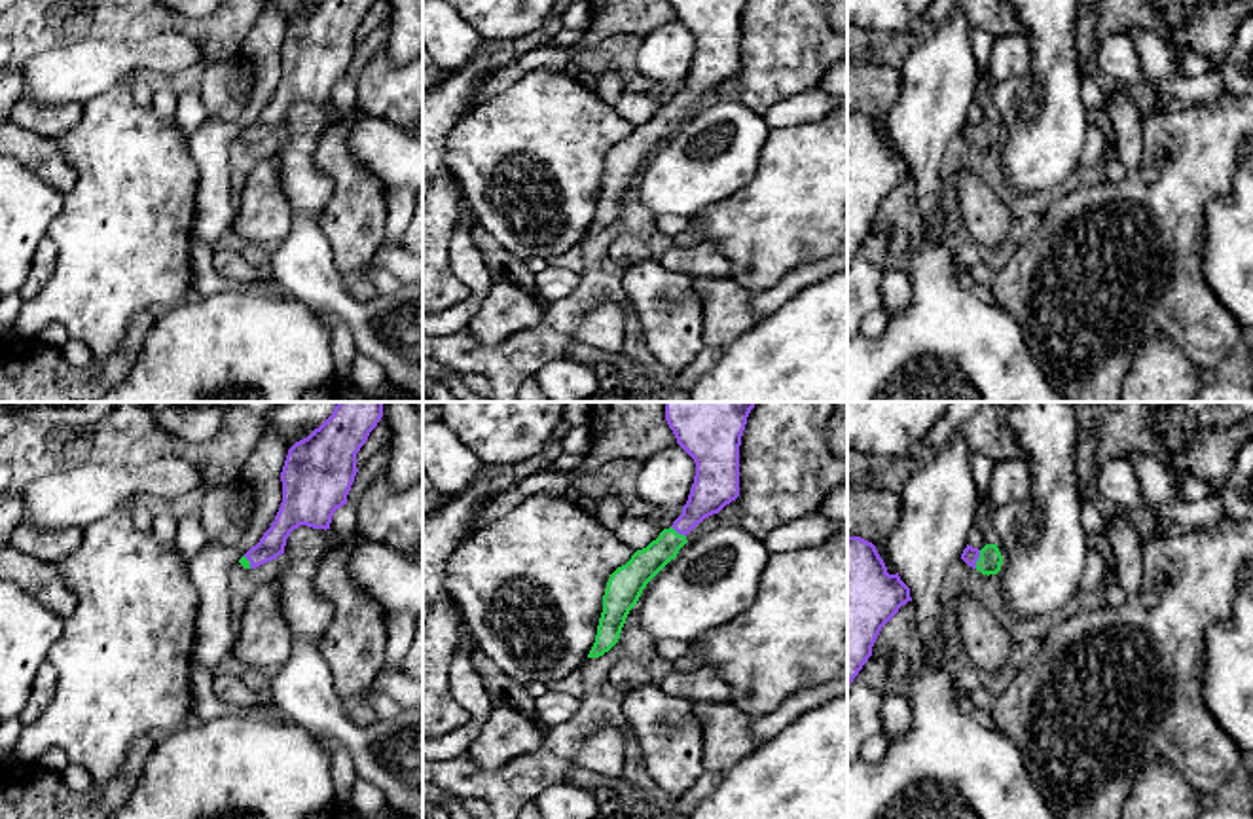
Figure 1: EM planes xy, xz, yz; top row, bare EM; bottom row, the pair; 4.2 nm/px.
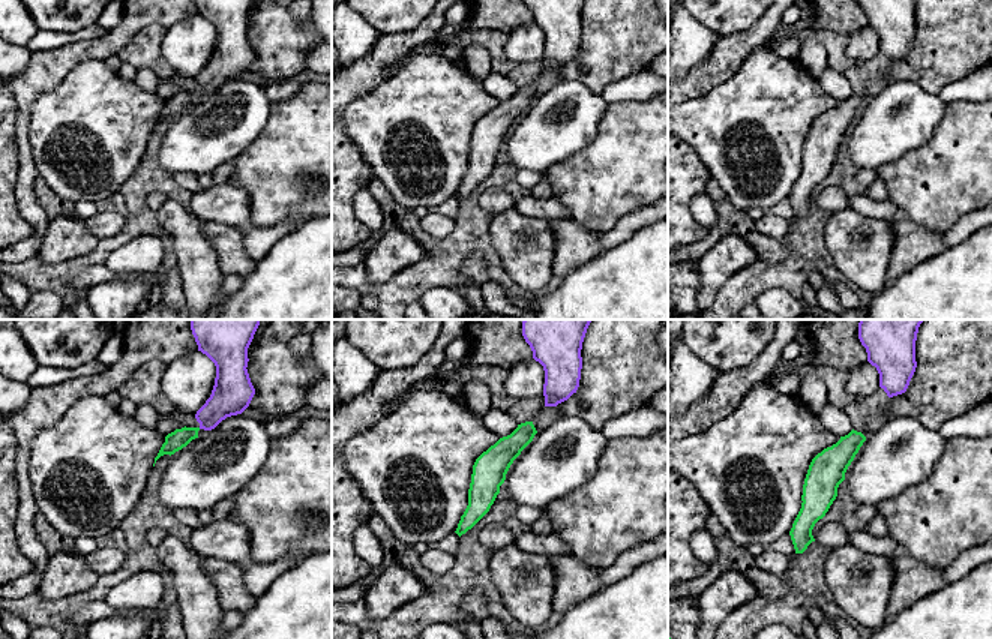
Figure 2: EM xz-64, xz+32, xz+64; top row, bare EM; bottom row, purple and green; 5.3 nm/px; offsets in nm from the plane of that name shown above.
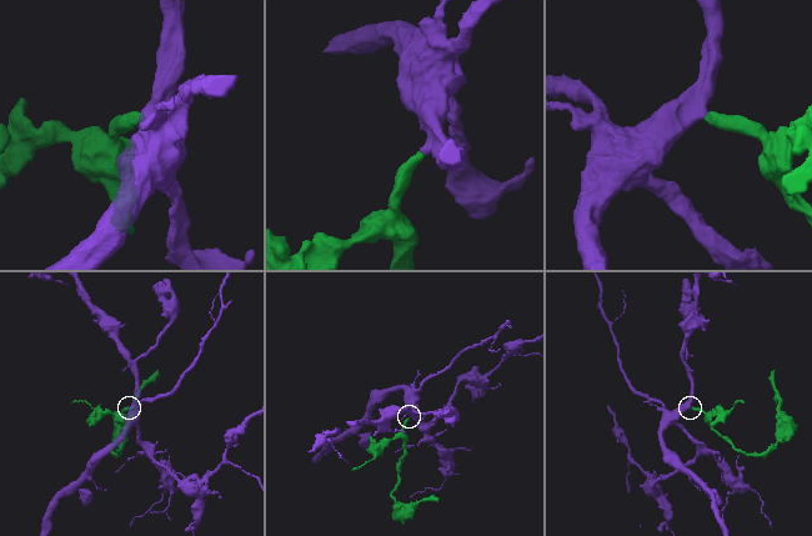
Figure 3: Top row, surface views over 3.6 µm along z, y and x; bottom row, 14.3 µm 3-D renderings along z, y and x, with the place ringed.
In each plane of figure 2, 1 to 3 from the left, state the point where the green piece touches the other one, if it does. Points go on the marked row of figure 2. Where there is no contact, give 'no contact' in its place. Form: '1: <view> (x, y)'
1: no contact
2: no contact
3: no contact

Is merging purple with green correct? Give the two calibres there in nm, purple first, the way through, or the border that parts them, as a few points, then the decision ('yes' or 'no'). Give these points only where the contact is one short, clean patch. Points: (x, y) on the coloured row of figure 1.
70/100 nm | across yz (969, 556), (977, 560), (990, 560) | yes

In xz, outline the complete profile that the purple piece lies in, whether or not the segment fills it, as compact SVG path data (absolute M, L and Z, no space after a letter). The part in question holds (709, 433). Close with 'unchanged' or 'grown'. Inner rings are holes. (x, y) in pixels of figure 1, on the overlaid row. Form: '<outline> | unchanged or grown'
M665 402L665 421L677 444L696 463L694 483L673 525L610 574L588 658L599 658L618 643L629 610L646 584L677 557L688 542L686 535L739 497L739 446L754 404Z | grown

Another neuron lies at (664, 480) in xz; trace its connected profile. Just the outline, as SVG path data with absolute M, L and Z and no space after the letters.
M677 444L641 463L637 491L654 508L684 506L694 476L694 459Z

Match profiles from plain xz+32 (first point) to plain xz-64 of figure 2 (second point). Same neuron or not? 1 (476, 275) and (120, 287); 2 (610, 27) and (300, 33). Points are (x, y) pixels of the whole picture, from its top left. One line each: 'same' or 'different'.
1: different
2: same

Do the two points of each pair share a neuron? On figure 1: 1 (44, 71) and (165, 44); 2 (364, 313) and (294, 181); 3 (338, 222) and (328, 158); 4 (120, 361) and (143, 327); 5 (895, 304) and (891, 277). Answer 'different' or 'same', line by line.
1: same
2: same
3: same
4: same
5: same

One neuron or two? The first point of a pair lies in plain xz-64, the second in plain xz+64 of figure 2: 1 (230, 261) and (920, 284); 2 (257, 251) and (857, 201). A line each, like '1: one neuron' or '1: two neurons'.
1: two neurons
2: one neuron

